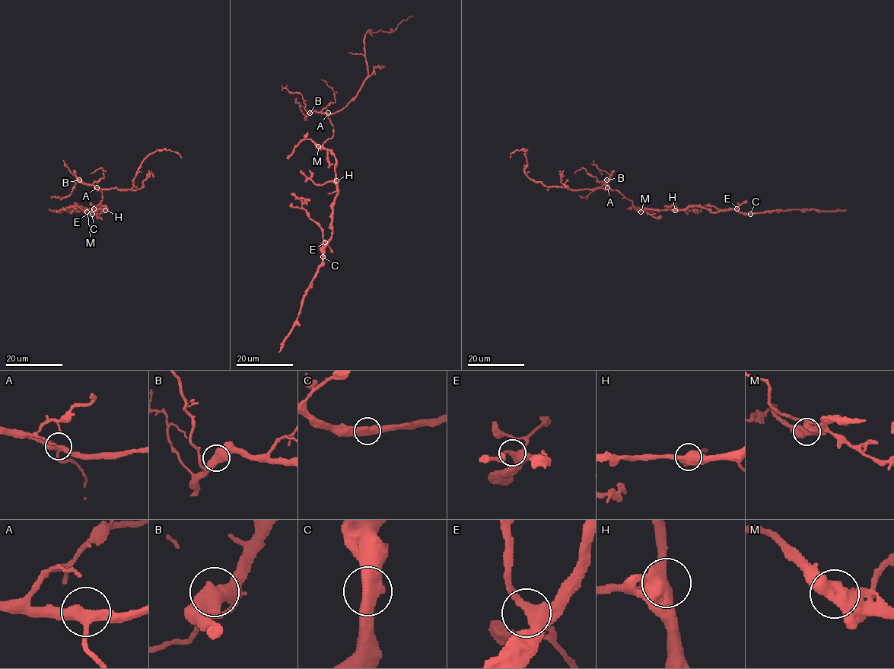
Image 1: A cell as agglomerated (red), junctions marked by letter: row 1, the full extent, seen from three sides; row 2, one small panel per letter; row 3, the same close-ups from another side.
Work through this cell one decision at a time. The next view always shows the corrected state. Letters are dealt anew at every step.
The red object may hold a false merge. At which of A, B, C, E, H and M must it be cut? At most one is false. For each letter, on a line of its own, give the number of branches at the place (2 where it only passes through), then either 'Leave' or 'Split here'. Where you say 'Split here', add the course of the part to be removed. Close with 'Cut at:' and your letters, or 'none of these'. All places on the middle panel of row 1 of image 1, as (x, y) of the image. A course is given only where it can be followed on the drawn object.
A: Branches: 3. Leave
B: Branches: 3. Leave
C: Branches: 2. Leave
E: Branches: 3. Leave
H: Branches: 3. Leave
M: Branches: 3. Split here. Course of the part to remove: (318, 146), (333, 134), (329, 114), (354, 97), (368, 74), (364, 35), (392, 32), (413, 16)
Cut at: M

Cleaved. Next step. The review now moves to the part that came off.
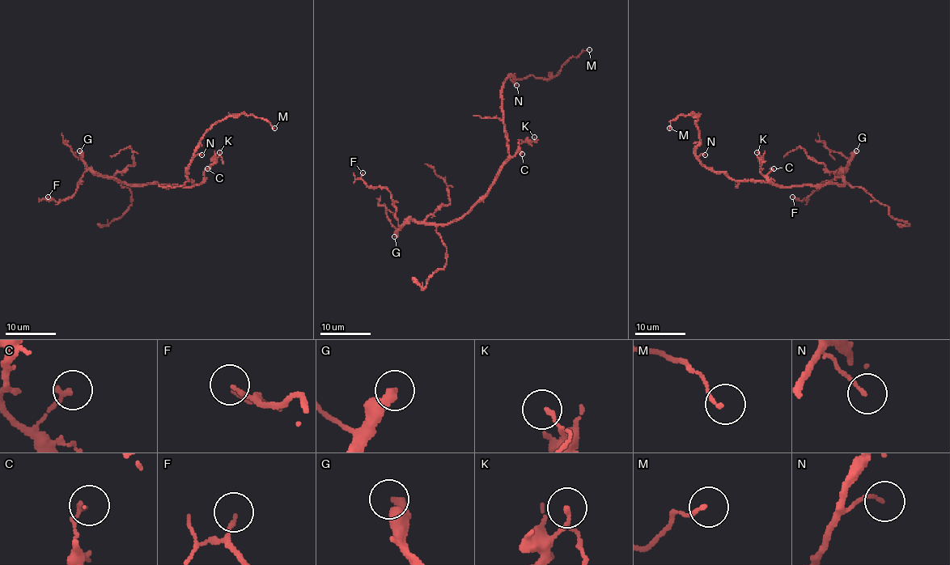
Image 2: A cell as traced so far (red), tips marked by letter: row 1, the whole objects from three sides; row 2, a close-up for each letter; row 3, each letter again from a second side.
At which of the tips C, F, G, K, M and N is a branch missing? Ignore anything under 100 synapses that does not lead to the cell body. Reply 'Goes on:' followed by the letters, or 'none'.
Goes on: G

